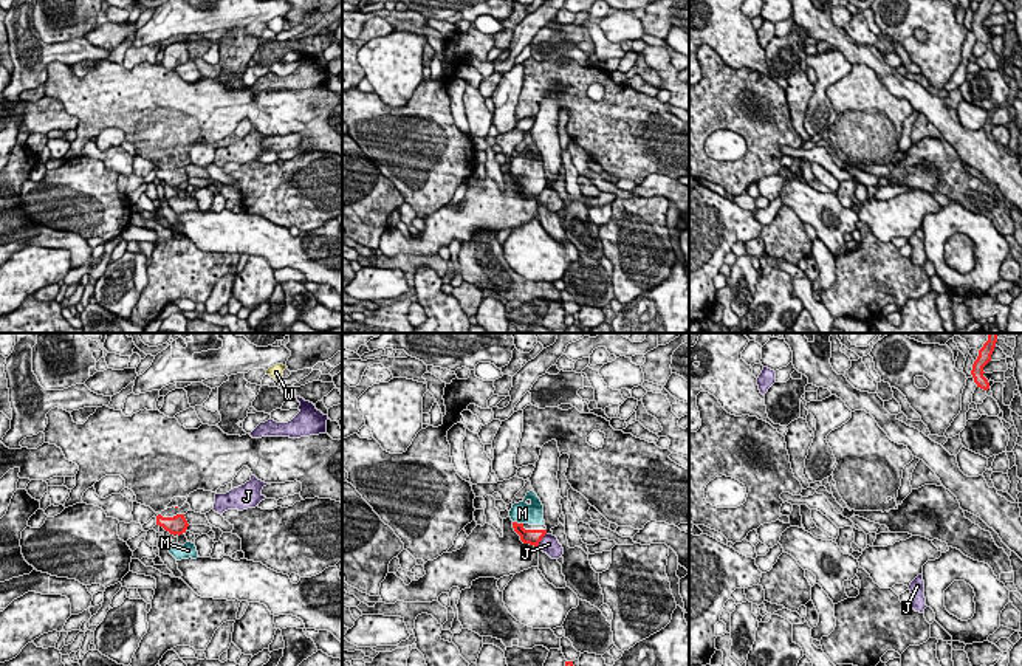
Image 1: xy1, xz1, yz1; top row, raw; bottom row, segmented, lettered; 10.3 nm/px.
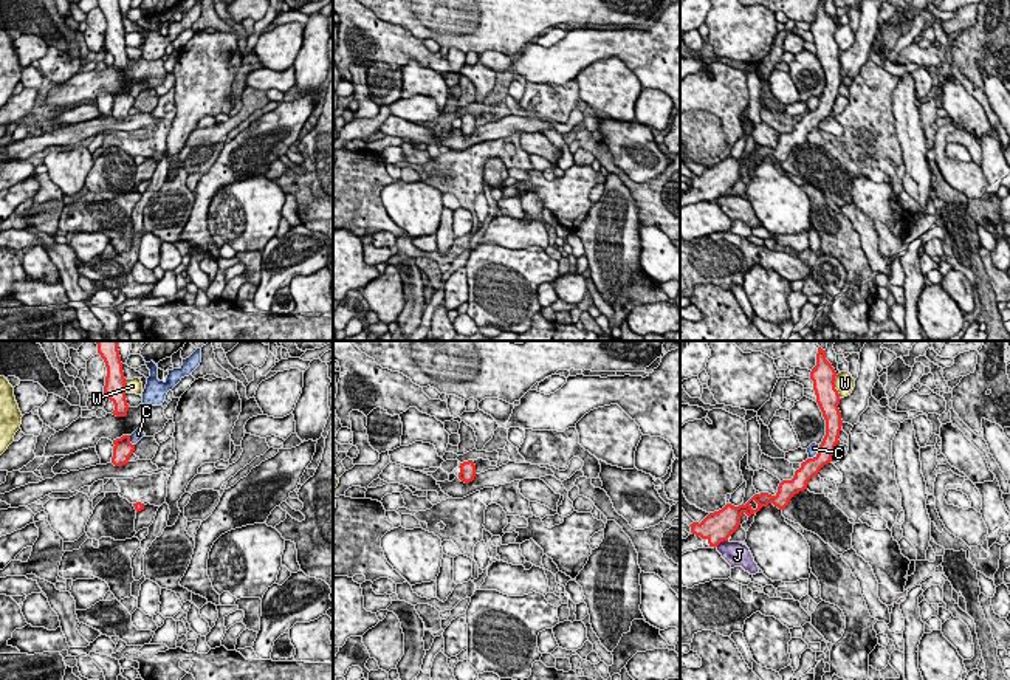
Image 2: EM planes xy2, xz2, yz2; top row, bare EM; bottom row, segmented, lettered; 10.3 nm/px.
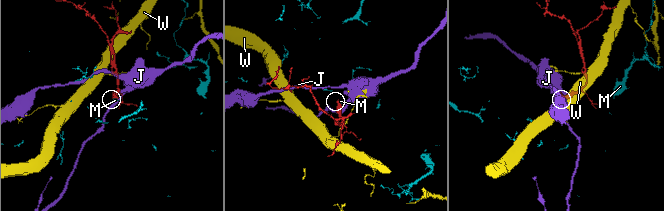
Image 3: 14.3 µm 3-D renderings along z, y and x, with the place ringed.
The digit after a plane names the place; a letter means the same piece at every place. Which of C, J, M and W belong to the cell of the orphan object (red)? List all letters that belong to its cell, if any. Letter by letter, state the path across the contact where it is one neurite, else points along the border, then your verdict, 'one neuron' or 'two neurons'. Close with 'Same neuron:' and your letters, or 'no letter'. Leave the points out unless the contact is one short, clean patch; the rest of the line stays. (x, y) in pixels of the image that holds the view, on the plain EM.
C: along xy2 (129, 89), (133, 98) | two neurons
J: along xz1 (545, 186), (536, 199) | two neurons
M: across xz1 (527, 189), (516, 175), (522, 166) | one neuron
W: along yz2 (835, 28), (835, 42), (840, 50) | two neurons
Same neuron: M

